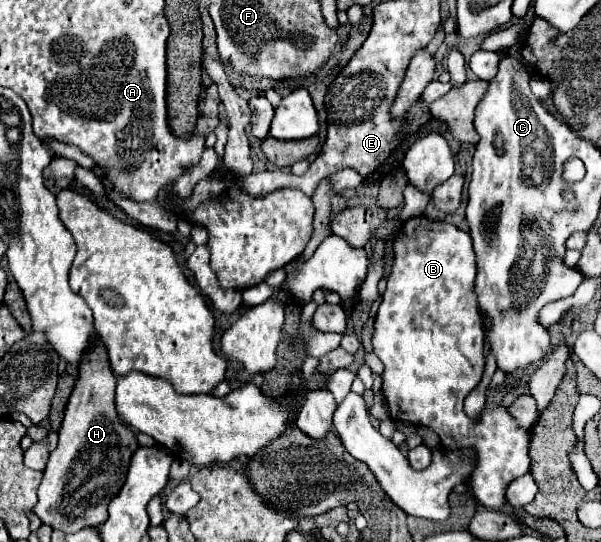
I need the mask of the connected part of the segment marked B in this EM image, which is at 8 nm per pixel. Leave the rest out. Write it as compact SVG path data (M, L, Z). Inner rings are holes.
M411 219L411 233L405 229L395 241L395 261L387 277L387 291L375 315L373 353L383 361L383 395L389 405L391 419L413 425L431 427L445 449L473 449L477 455L475 469L469 477L471 491L489 509L505 505L507 485L525 475L529 463L529 429L521 427L501 403L485 403L477 419L469 419L463 411L463 399L479 385L485 369L485 329L475 297L475 253L469 233L449 223Z

